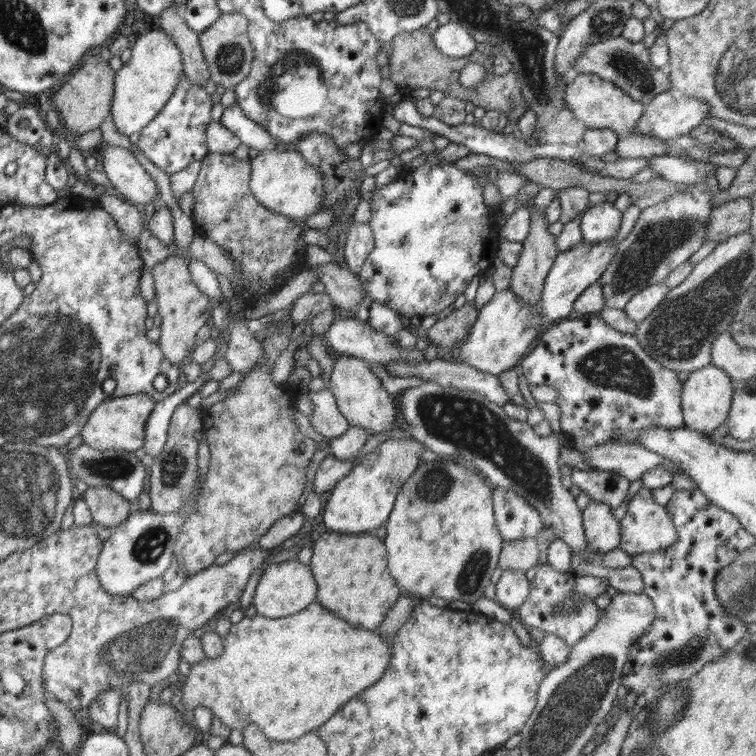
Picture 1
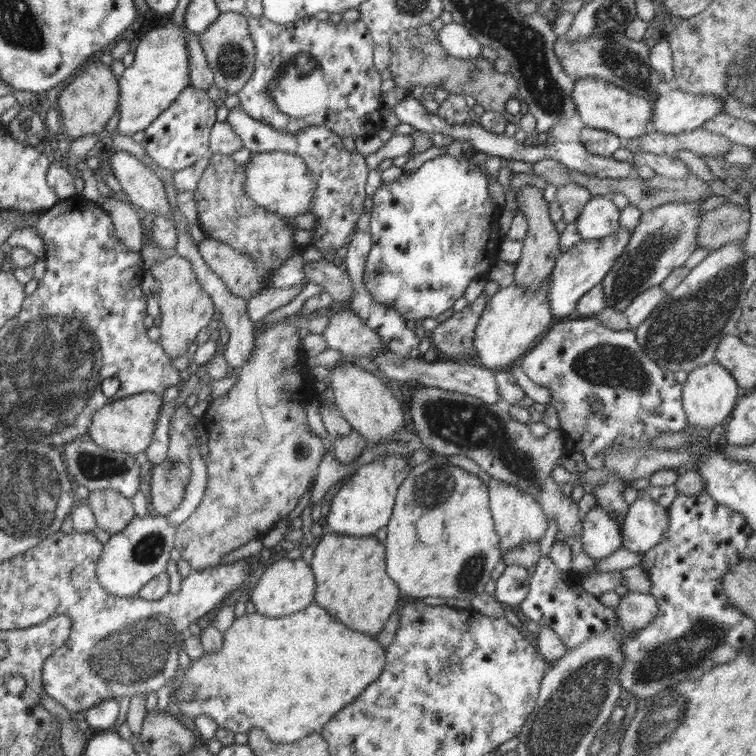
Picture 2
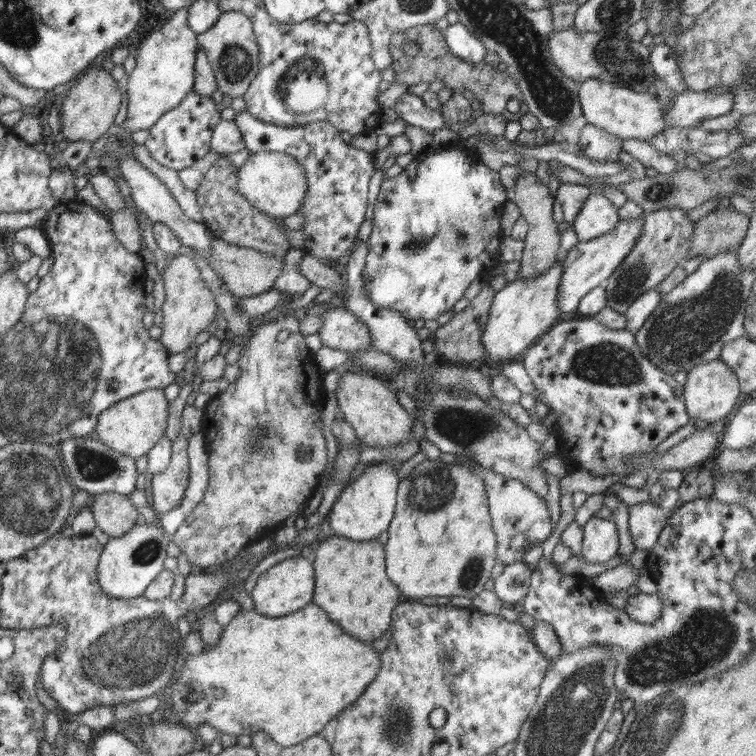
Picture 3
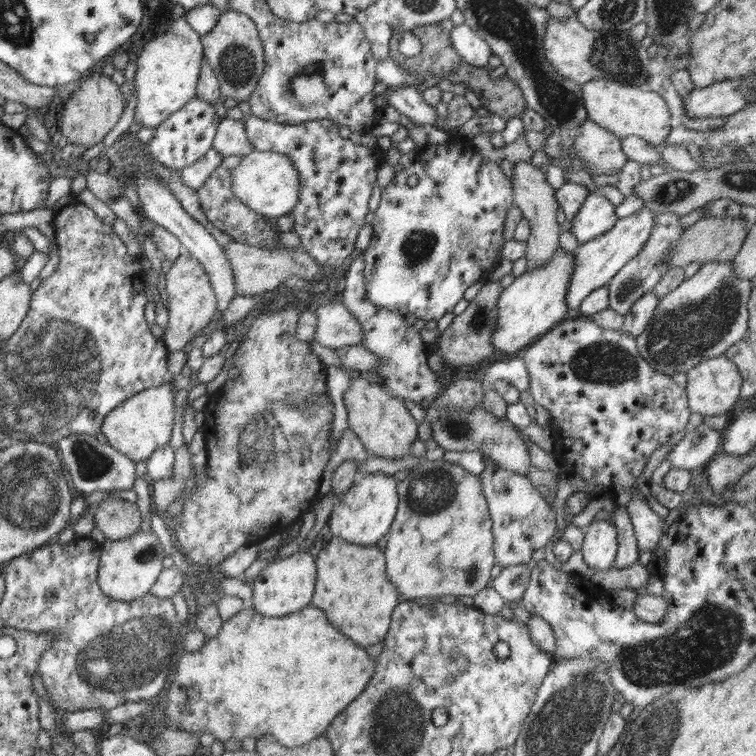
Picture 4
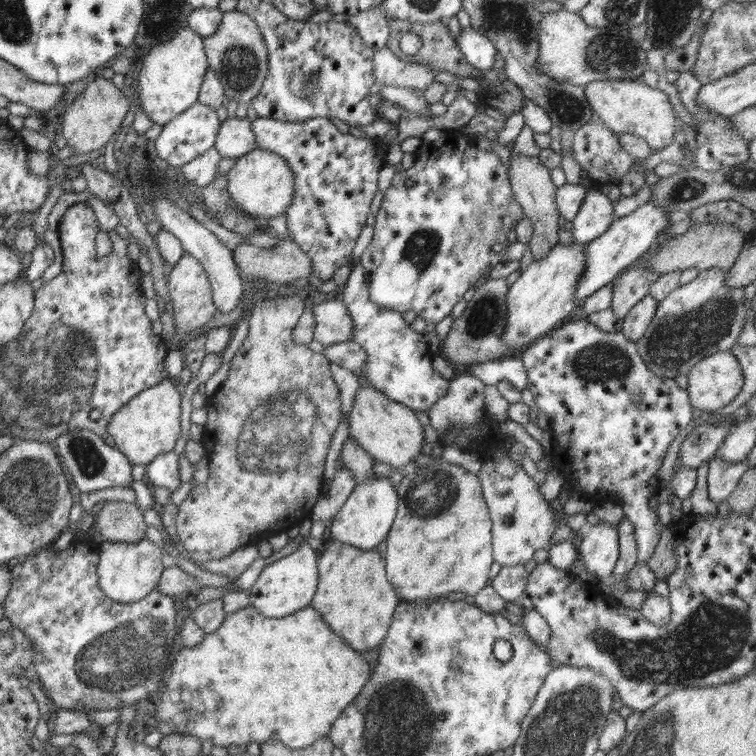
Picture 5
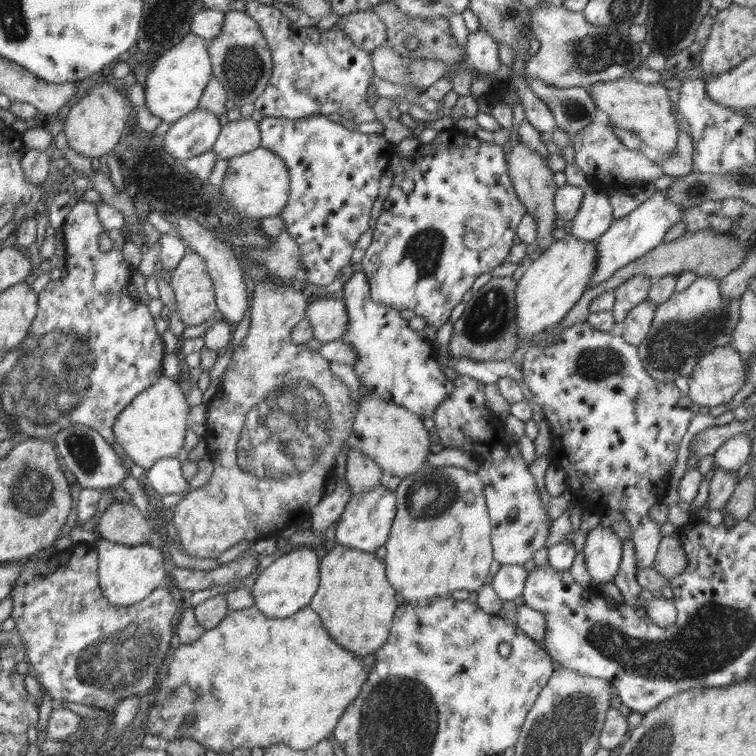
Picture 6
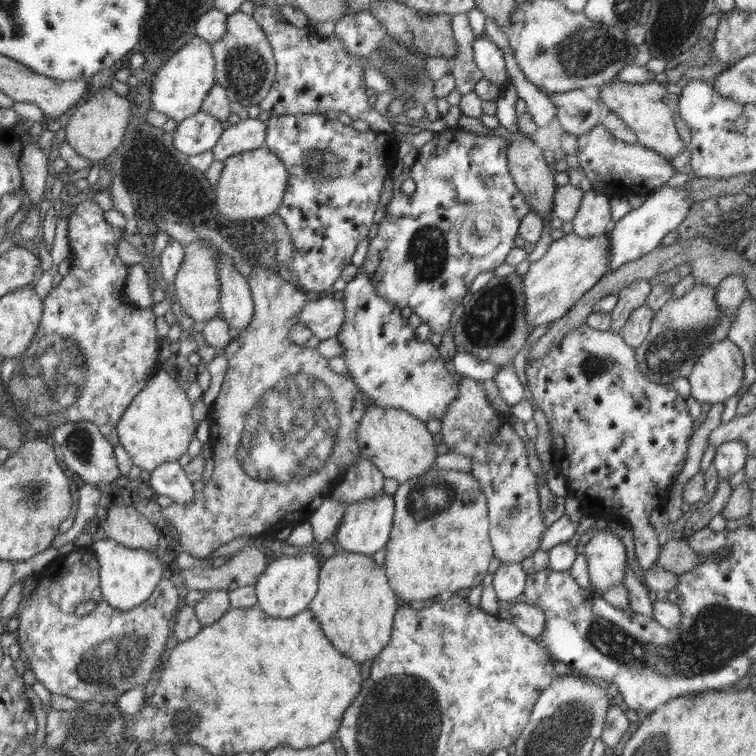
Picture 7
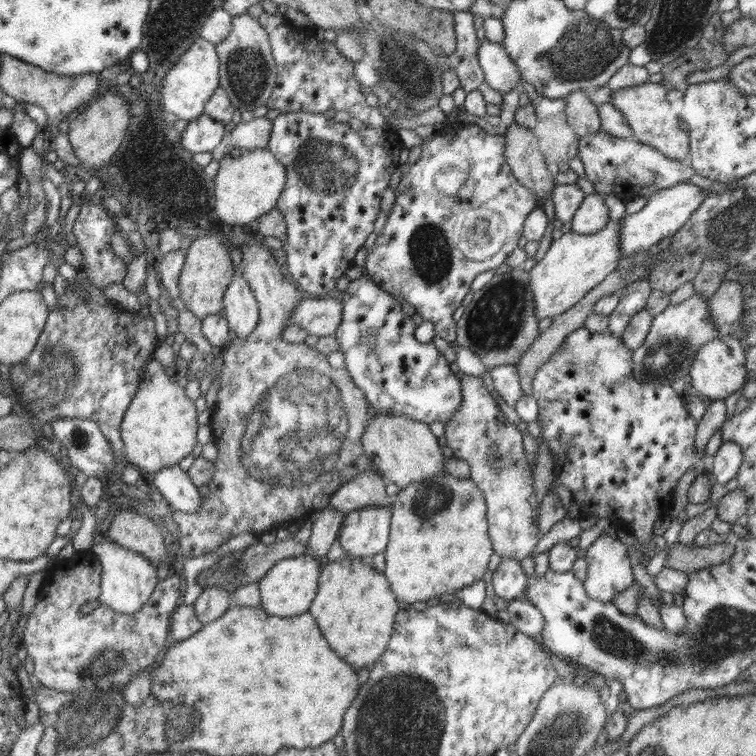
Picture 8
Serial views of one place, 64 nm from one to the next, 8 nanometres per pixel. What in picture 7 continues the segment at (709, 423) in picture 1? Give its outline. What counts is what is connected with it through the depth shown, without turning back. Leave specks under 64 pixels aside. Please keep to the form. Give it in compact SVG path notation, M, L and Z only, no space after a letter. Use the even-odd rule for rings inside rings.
M728 338L720 342L713 342L712 346L709 346L700 355L700 358L697 358L696 364L687 378L691 384L692 398L702 404L723 405L744 384L744 359L740 347Z

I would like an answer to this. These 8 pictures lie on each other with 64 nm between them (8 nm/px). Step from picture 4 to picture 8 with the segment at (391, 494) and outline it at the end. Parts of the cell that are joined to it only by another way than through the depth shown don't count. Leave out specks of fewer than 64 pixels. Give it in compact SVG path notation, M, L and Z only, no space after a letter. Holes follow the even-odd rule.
M367 506L343 516L338 534L340 546L351 557L369 560L384 553L389 542L391 506Z

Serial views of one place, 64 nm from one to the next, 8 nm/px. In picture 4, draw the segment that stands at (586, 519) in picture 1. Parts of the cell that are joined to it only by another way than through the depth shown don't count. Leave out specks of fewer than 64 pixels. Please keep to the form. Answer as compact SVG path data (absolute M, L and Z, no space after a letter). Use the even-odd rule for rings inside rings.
M593 520L584 530L581 547L584 562L596 573L608 572L614 567L618 534L612 522Z

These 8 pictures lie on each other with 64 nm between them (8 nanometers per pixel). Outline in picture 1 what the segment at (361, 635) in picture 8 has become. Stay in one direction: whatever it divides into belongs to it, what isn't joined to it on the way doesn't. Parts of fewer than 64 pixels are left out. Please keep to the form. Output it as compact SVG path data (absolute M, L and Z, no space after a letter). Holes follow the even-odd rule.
M326 532L314 536L310 569L317 584L316 602L354 626L376 630L400 597L400 588L386 566L384 542L373 532L344 534Z

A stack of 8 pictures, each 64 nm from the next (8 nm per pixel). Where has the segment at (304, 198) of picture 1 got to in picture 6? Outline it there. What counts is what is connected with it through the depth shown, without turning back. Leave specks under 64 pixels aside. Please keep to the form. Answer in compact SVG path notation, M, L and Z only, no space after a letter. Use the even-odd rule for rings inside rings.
M258 147L228 161L229 165L221 186L226 204L233 211L257 219L280 215L290 193L289 172L284 160L271 150Z

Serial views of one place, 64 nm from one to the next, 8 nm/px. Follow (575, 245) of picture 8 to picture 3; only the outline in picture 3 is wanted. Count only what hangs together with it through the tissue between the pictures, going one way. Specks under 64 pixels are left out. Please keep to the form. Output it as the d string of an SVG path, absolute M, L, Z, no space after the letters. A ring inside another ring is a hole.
M562 258L557 259L552 268L545 270L543 274L539 274L534 278L518 278L512 284L503 286L493 298L488 320L484 325L484 336L482 336L482 346L486 351L486 357L492 362L506 363L519 359L525 350L532 346L538 337L542 337L552 325L556 324L558 315L563 316L559 312L559 304L557 301L559 280L563 273Z

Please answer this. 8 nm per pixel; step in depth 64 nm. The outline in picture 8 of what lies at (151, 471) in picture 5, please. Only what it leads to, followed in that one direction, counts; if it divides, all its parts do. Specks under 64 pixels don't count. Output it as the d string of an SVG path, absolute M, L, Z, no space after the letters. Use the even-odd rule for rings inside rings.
M179 465L167 466L154 473L153 483L173 509L183 513L195 513L202 509L202 497L197 486Z

